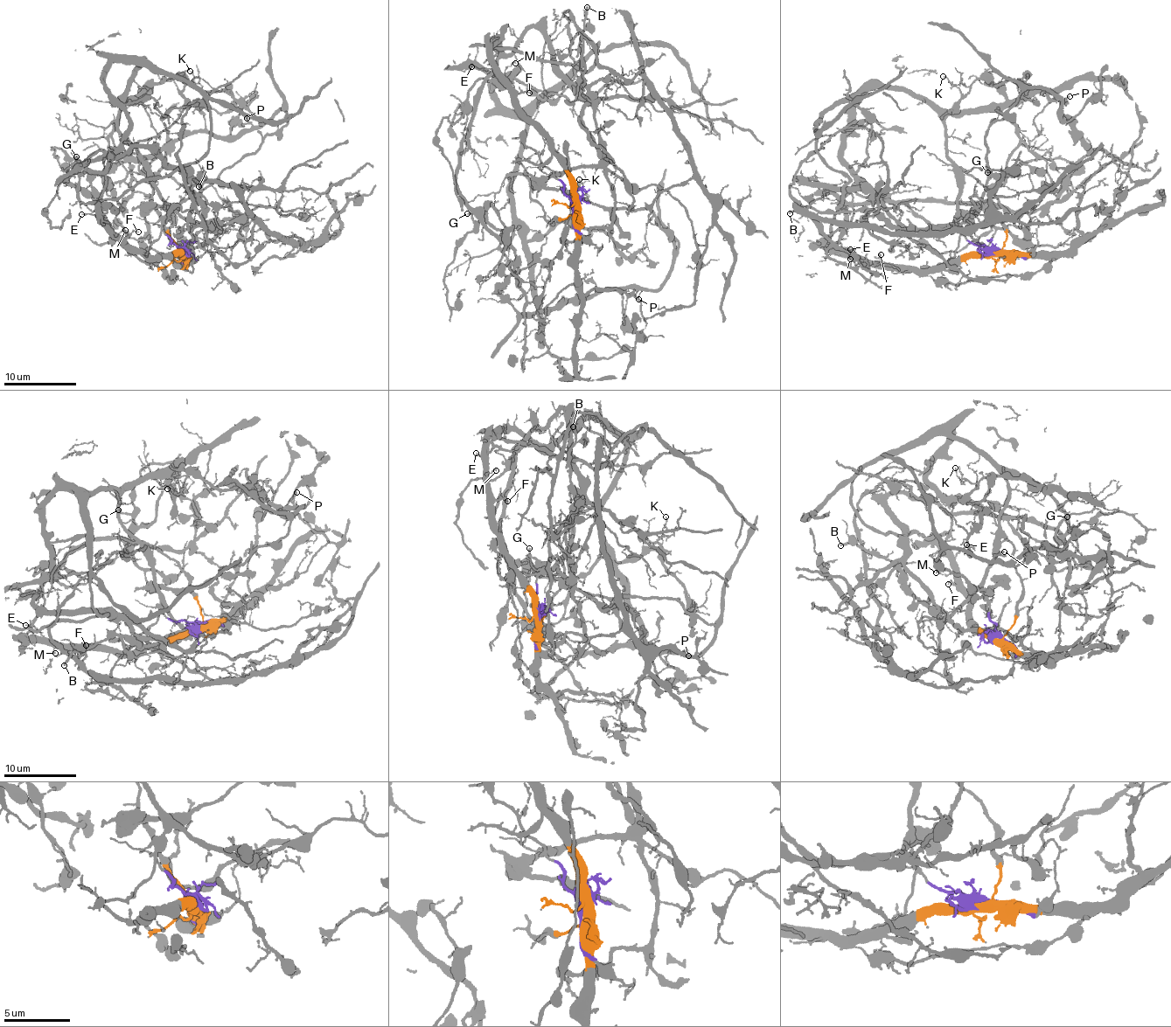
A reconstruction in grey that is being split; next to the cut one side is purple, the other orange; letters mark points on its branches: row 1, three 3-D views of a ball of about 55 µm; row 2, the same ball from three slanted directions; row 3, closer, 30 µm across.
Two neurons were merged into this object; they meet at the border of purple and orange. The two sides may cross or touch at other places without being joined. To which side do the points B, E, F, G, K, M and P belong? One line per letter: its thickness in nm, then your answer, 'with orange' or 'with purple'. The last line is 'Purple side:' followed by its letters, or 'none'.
B: calibre 220 nm; with purple
E: calibre 140 nm; with orange
F: calibre 140 nm; with orange
G: calibre 180 nm; with purple
K: calibre 120 nm; with purple
M: calibre 120 nm; with orange
P: calibre 140 nm; with purple
Purple side: B, G, K, P

